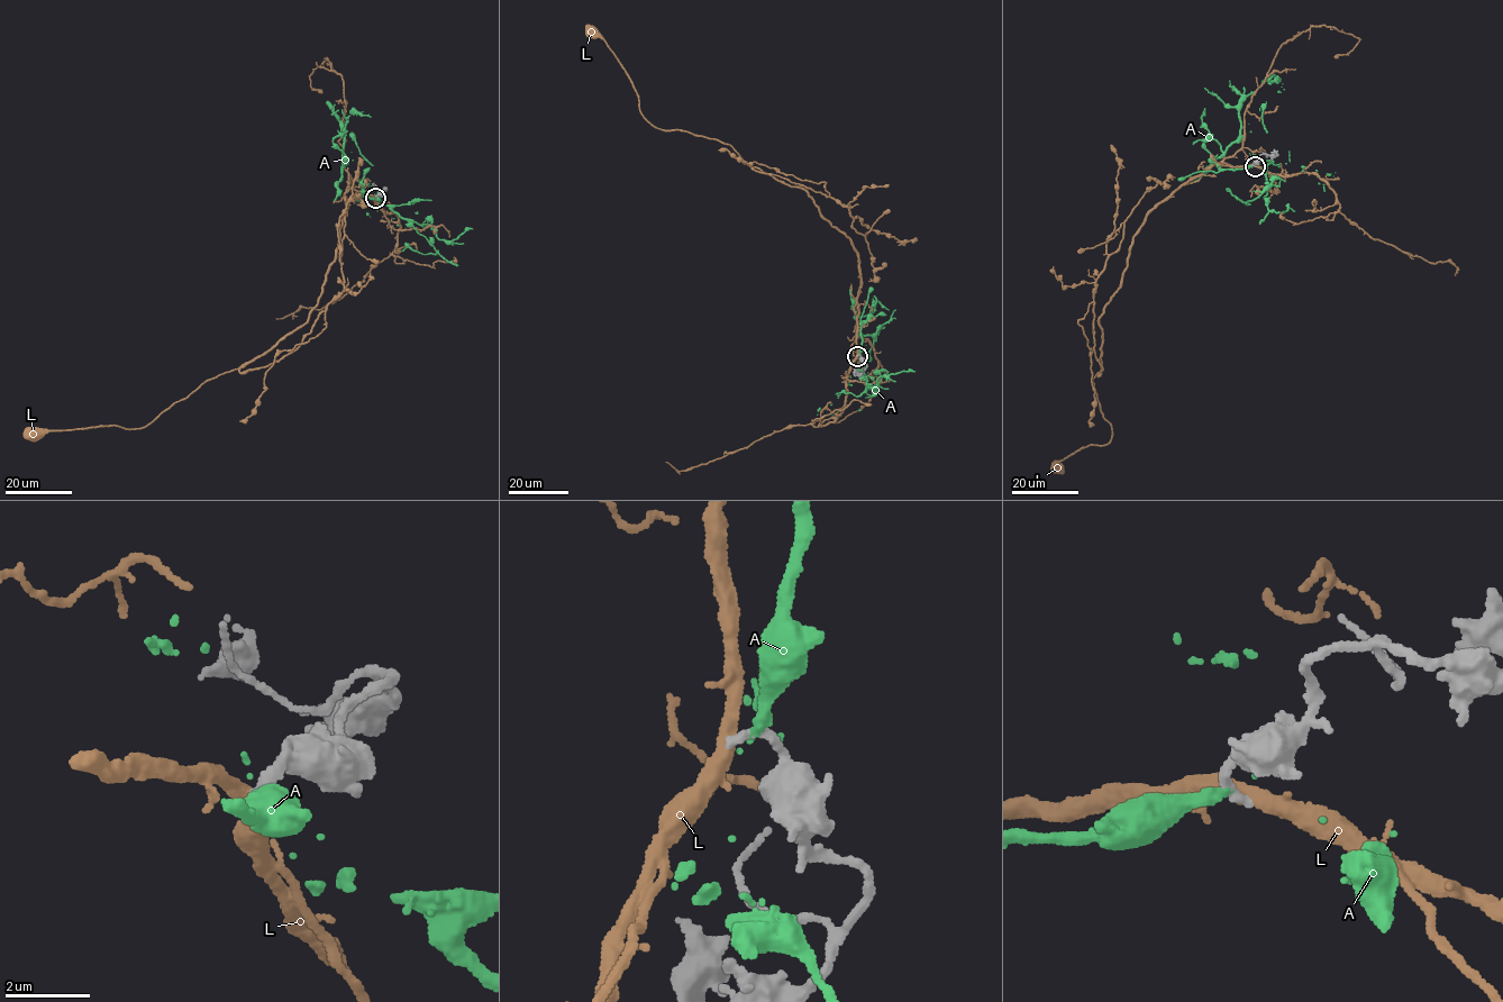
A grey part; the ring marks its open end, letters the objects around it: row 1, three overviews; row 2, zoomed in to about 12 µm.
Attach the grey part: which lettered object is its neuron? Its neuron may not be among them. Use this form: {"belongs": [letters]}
{"belongs": []}

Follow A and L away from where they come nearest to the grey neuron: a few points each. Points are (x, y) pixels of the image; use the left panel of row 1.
A: (376, 197), (360, 198), (337, 187), (344, 128), (331, 108), (342, 117), (349, 112), (371, 117)
L: (375, 198), (346, 189), (346, 213), (321, 294), (307, 321), (275, 346), (205, 381), (144, 427), (33, 434)

